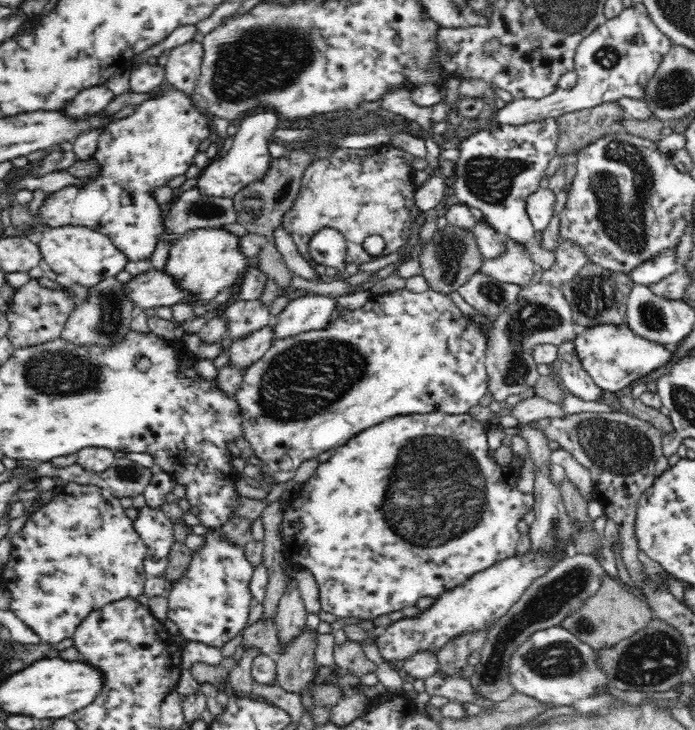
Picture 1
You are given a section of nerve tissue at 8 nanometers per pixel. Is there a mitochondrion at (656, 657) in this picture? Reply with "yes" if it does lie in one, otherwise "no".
yes

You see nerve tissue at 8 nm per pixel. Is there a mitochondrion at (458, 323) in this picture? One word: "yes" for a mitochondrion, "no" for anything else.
no

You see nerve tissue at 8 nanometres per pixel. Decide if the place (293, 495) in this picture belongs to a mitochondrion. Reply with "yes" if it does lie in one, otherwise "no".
no

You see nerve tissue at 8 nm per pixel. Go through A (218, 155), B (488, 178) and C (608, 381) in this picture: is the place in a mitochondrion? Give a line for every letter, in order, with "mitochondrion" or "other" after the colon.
A: other
B: mitochondrion
C: other

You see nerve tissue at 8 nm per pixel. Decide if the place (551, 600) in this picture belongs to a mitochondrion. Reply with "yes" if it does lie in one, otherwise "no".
yes

